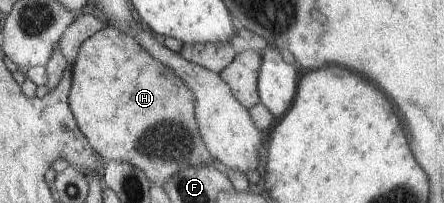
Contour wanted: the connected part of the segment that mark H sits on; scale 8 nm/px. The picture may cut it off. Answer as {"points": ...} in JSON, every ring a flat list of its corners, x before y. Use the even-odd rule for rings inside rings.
{"points":[[105,25,79,45,71,77,68,91,71,113,91,149,105,161,128,163,144,171,150,183,159,187,184,167,212,165,214,157,205,147,194,118,193,92,171,68,154,60,133,36,113,25]]}

